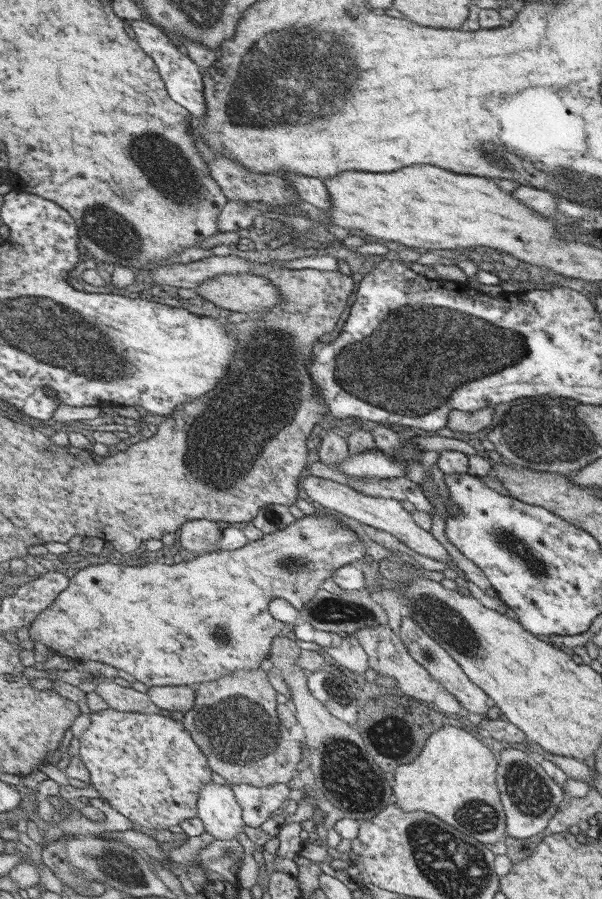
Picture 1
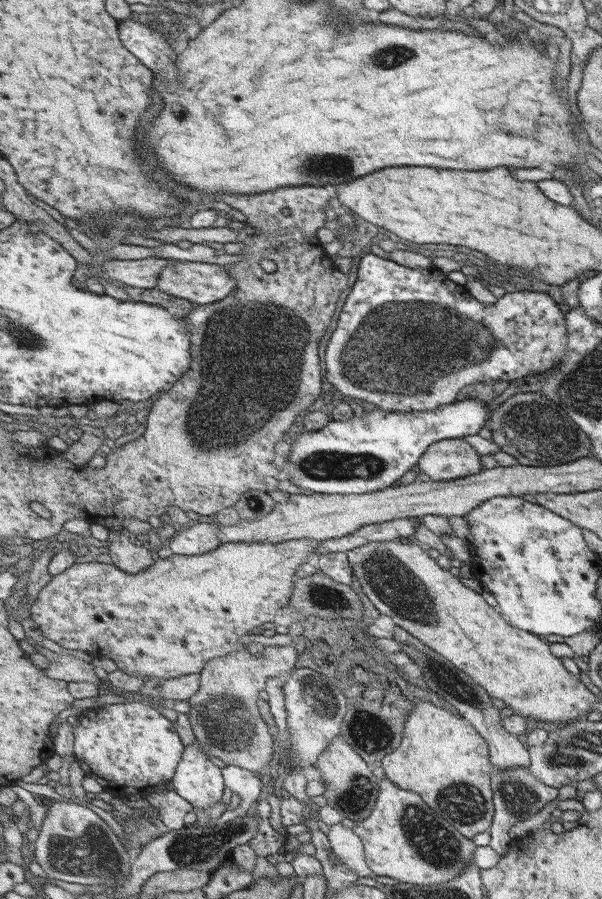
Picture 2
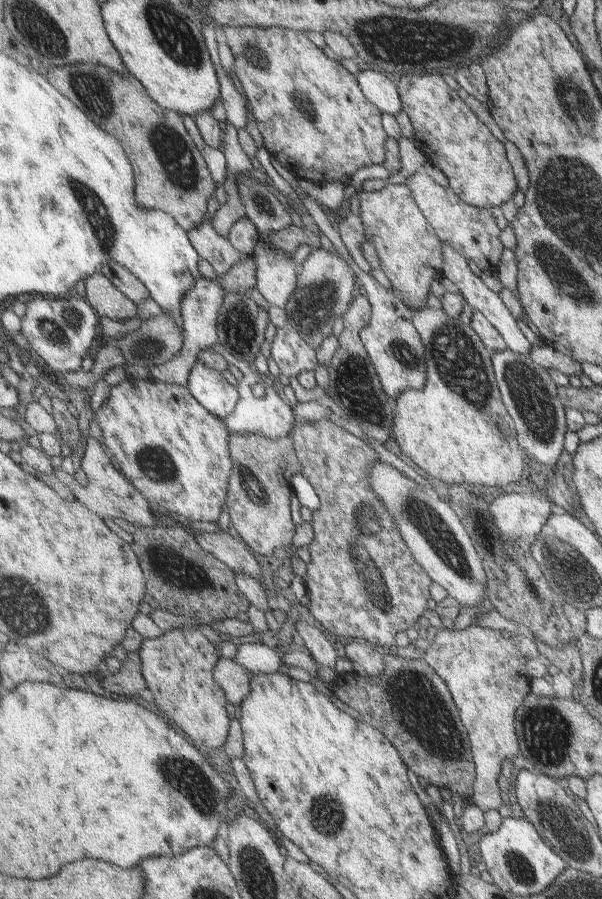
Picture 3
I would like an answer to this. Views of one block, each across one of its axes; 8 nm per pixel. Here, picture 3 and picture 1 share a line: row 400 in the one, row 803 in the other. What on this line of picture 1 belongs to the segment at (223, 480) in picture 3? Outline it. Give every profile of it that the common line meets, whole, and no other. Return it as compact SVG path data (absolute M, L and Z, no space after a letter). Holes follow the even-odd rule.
M108 708L91 714L91 723L79 743L79 756L90 770L94 793L129 818L134 830L153 837L158 830L198 817L202 788L215 773L183 721Z

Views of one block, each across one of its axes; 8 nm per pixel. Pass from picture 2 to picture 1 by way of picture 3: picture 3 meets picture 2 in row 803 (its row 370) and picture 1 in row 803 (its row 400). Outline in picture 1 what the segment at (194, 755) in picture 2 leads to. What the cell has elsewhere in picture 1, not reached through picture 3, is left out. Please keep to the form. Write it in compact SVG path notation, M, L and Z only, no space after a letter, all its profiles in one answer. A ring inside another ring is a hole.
M208 782L202 788L198 809L198 818L203 822L206 832L216 839L235 840L246 830L243 807L230 784L223 786Z

